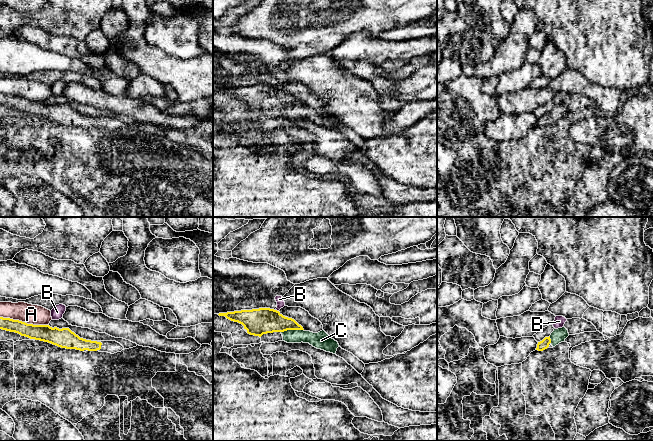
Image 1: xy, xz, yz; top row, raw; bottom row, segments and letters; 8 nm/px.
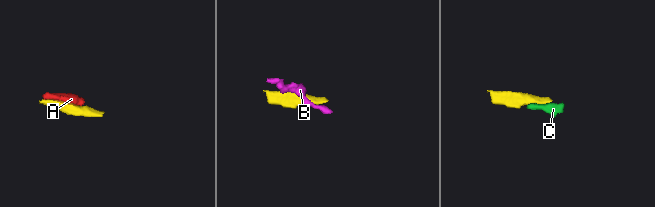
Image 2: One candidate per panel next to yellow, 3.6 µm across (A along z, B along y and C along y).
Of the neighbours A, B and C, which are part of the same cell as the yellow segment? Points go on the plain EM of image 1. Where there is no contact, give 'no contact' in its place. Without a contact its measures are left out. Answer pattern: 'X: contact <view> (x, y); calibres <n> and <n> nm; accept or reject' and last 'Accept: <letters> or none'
A: contact xy (24, 98); calibres 130 and 160 nm; reject
B: contact xz (276, 86); calibres 220 and 60 nm; reject
C: contact xz (292, 105); calibres 200 and 140 nm; accept
Accept: C

